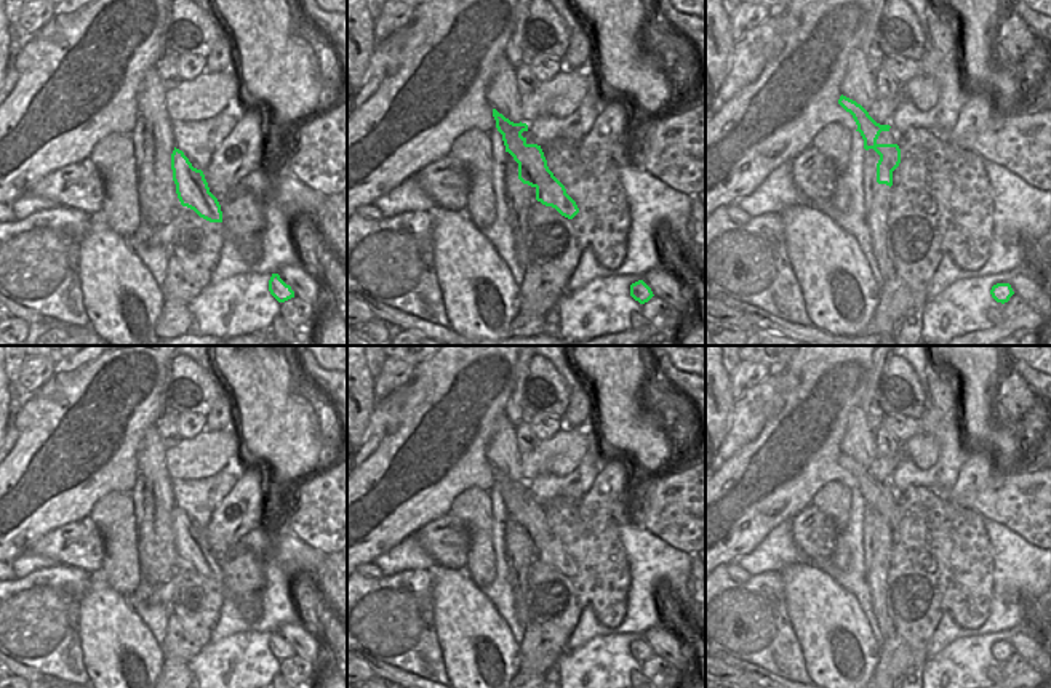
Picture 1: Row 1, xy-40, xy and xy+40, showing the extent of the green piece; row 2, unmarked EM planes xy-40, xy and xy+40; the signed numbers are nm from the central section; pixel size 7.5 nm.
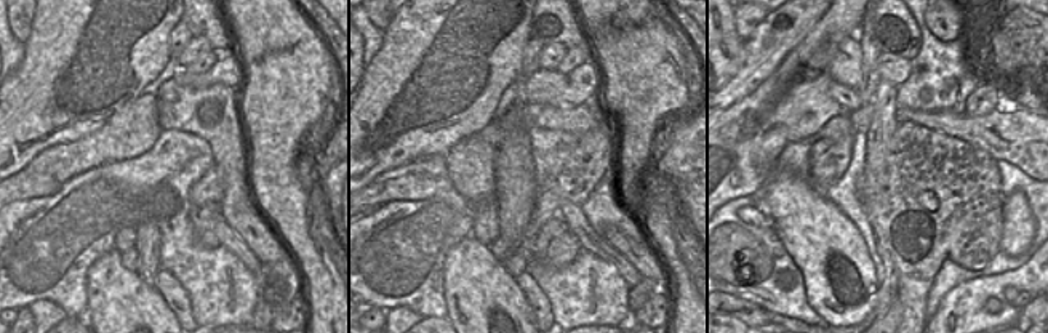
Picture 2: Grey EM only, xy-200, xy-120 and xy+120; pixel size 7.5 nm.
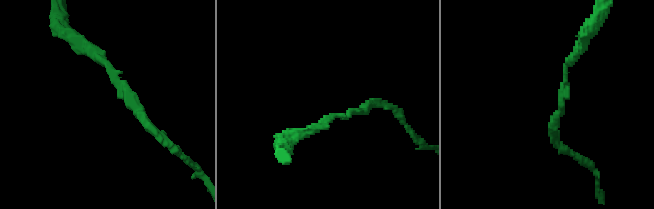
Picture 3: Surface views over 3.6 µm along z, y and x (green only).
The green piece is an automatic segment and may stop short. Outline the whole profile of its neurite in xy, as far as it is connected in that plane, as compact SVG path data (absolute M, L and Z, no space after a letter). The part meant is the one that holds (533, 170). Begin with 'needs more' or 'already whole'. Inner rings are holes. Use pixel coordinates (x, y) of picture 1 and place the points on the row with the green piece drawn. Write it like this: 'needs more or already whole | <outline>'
already whole | M493 109L496 128L502 134L506 152L518 163L518 179L536 189L536 200L545 206L555 208L561 216L573 219L579 208L566 194L565 186L553 176L541 146L528 144L522 136L528 131L526 123L514 123Z

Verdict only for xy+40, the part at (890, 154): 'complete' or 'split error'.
complete

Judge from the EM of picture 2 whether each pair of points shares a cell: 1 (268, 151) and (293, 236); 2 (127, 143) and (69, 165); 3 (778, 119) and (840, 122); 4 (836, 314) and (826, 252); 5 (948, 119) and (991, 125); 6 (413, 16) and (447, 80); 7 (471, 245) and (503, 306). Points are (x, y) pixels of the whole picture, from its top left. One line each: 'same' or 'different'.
1: same
2: same
3: different
4: same
5: same
6: same
7: same

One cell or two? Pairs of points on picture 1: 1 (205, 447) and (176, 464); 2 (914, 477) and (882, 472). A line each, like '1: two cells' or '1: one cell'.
1: one cell
2: two cells

